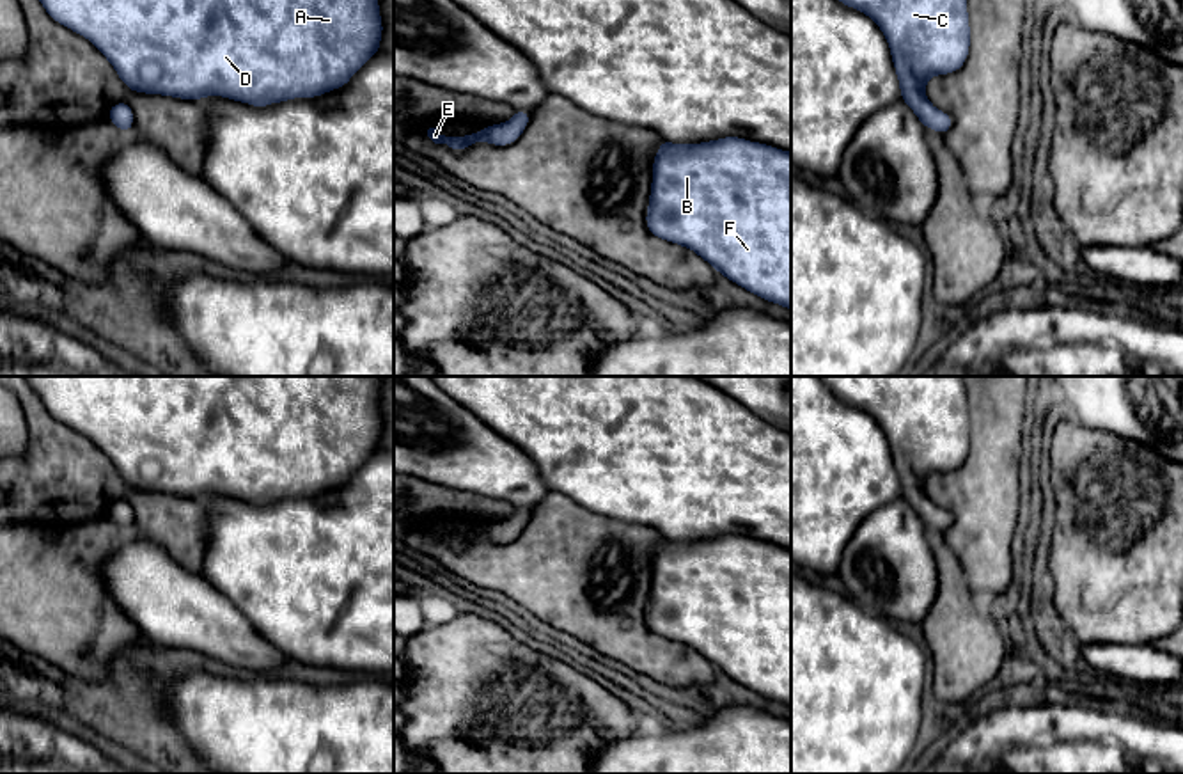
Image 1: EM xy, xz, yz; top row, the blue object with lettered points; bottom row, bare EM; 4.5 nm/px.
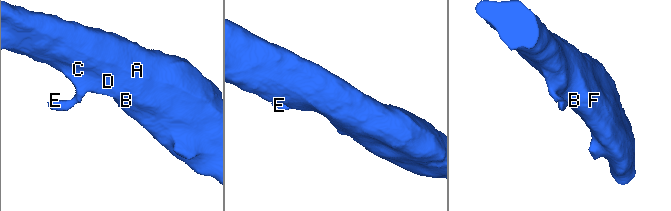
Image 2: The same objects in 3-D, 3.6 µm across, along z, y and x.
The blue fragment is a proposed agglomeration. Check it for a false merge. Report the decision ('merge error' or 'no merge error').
no merge error

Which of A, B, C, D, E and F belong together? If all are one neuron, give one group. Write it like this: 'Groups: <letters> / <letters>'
Groups: A B C D E F

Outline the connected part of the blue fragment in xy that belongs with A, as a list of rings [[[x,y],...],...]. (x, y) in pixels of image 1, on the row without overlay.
[[[25,376],[44,408],[60,423],[89,437],[114,463],[122,481],[135,490],[161,492],[197,499],[223,494],[262,506],[294,495],[316,495],[344,485],[351,474],[380,449],[383,421],[380,414],[380,376]]]

